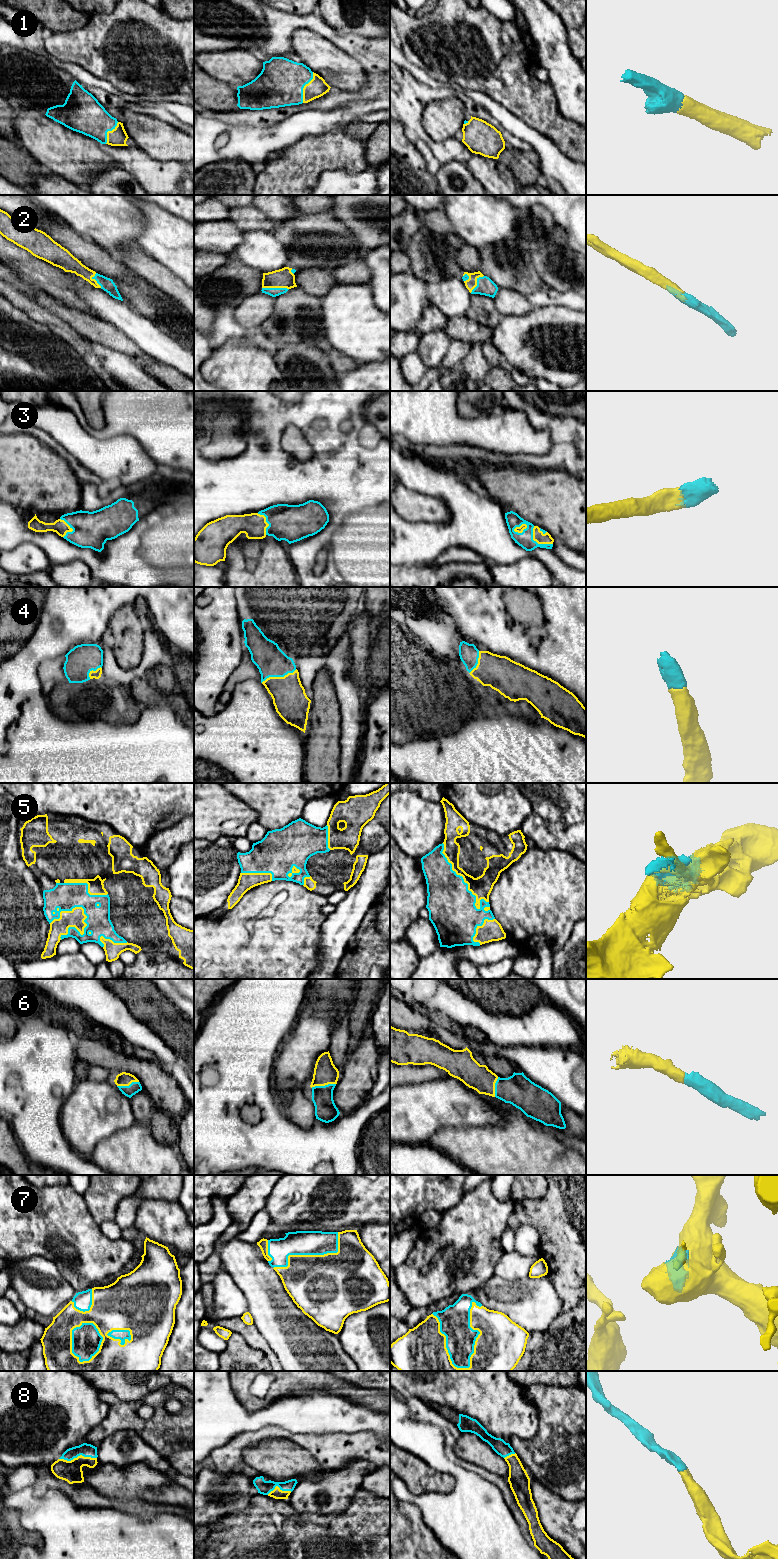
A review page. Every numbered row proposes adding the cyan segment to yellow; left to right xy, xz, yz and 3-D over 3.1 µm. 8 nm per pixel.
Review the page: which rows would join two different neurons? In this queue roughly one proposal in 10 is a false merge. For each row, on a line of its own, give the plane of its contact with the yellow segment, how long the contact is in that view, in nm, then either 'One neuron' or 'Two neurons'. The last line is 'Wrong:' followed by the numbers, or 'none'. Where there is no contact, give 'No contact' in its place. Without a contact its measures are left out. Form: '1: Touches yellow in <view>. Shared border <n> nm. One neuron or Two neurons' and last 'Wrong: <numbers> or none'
1: Touches yellow in xz. Shared border 260 nm. One neuron
2: Touches yellow in xz. Shared border 220 nm. One neuron
3: Touches yellow in yz. Shared border 220 nm. One neuron
4: Touches yellow in xz. Shared border 300 nm. One neuron
5: Touches yellow in xy. Shared border 320 nm. One neuron
6: Touches yellow in xz. Shared border 200 nm. One neuron
7: Touches yellow in yz. Shared border 550 nm. One neuron
8: Touches yellow in xy. Shared border 300 nm. One neuron
Wrong: none

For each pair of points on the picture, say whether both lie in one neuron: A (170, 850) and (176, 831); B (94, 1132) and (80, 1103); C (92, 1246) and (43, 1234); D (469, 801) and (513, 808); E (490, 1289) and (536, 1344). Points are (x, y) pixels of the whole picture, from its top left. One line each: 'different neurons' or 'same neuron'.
A: same neuron
B: same neuron
C: same neuron
D: same neuron
E: different neurons

